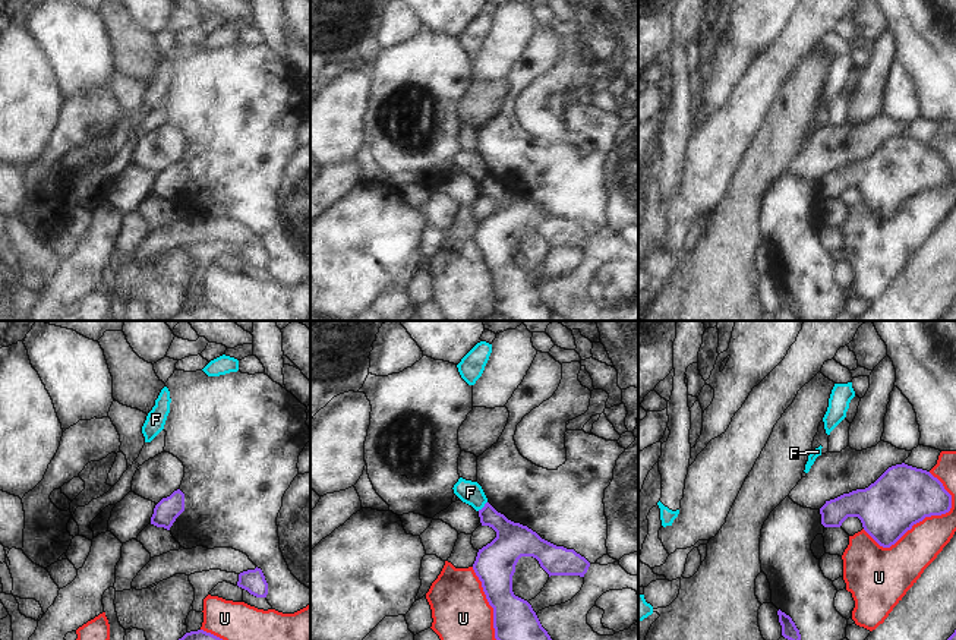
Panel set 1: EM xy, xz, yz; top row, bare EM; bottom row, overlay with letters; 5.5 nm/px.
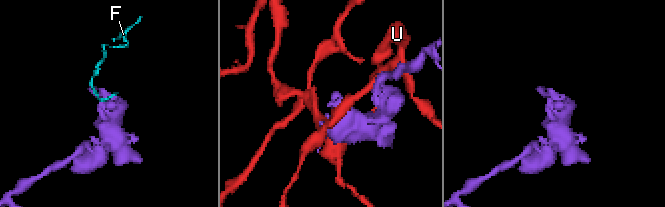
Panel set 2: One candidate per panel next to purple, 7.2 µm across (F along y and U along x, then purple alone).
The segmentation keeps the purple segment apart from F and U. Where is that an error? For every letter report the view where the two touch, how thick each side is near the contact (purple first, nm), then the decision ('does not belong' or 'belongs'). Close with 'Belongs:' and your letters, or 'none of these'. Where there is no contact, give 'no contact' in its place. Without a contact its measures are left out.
F: xz | 200/130 nm | does not belong
U: yz | 340/240 nm | does not belong
Belongs: none of these

